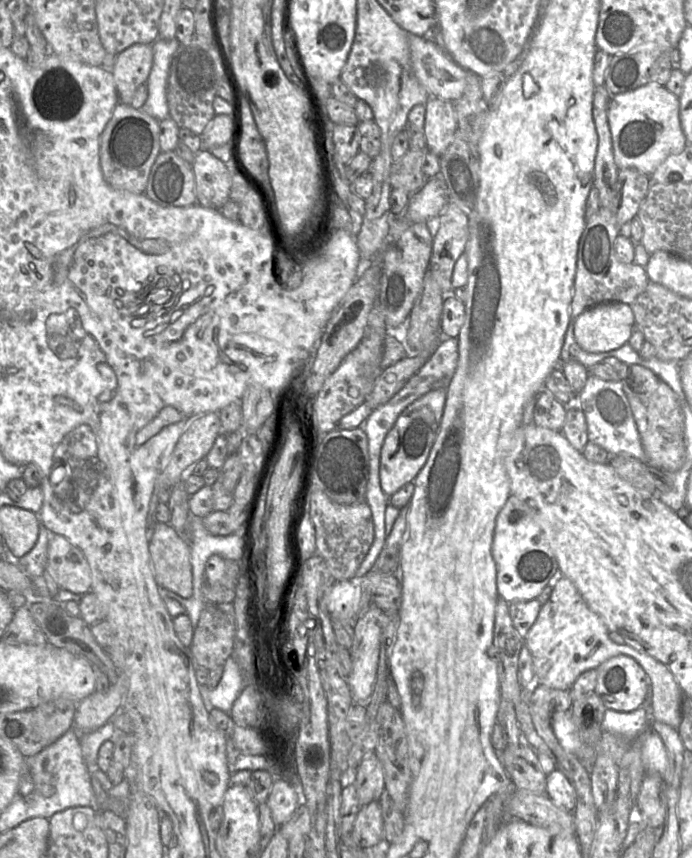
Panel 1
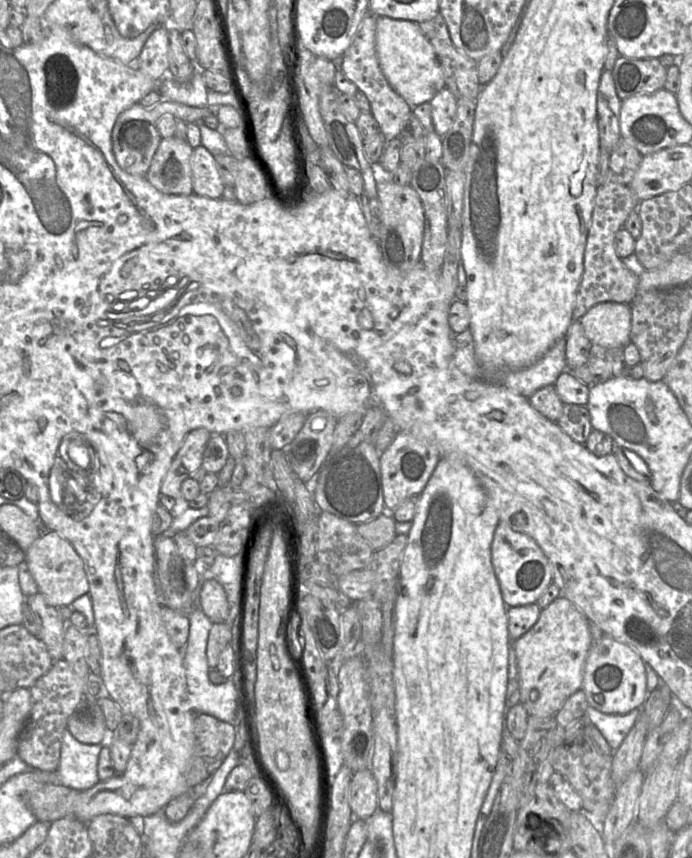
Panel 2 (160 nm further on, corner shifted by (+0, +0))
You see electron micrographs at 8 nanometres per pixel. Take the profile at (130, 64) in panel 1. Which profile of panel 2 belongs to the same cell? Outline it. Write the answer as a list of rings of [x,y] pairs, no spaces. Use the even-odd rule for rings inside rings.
[[[161,26],[146,40],[134,65],[153,80],[162,80],[169,72],[168,51],[169,30]]]

